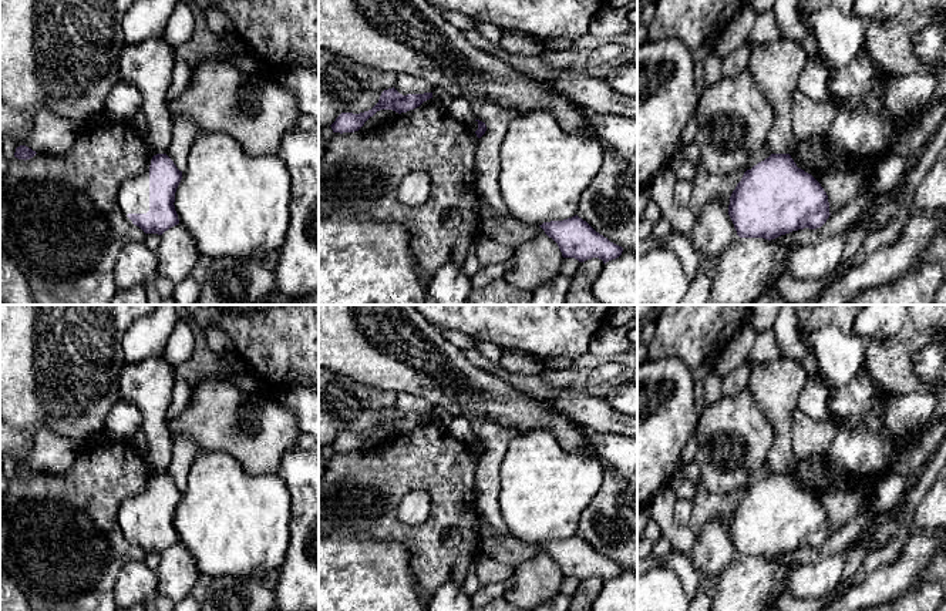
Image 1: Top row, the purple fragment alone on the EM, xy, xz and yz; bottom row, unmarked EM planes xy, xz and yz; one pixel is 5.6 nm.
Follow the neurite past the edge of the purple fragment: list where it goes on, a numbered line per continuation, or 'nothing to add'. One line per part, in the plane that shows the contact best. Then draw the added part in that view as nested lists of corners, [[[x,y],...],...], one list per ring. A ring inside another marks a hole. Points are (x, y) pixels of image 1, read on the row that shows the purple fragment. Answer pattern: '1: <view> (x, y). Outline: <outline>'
1: xy (134, 194). Outline: [[[151,162],[142,174],[125,179],[118,191],[118,205],[129,224],[132,221],[127,216],[128,214],[149,211],[149,165]]]

